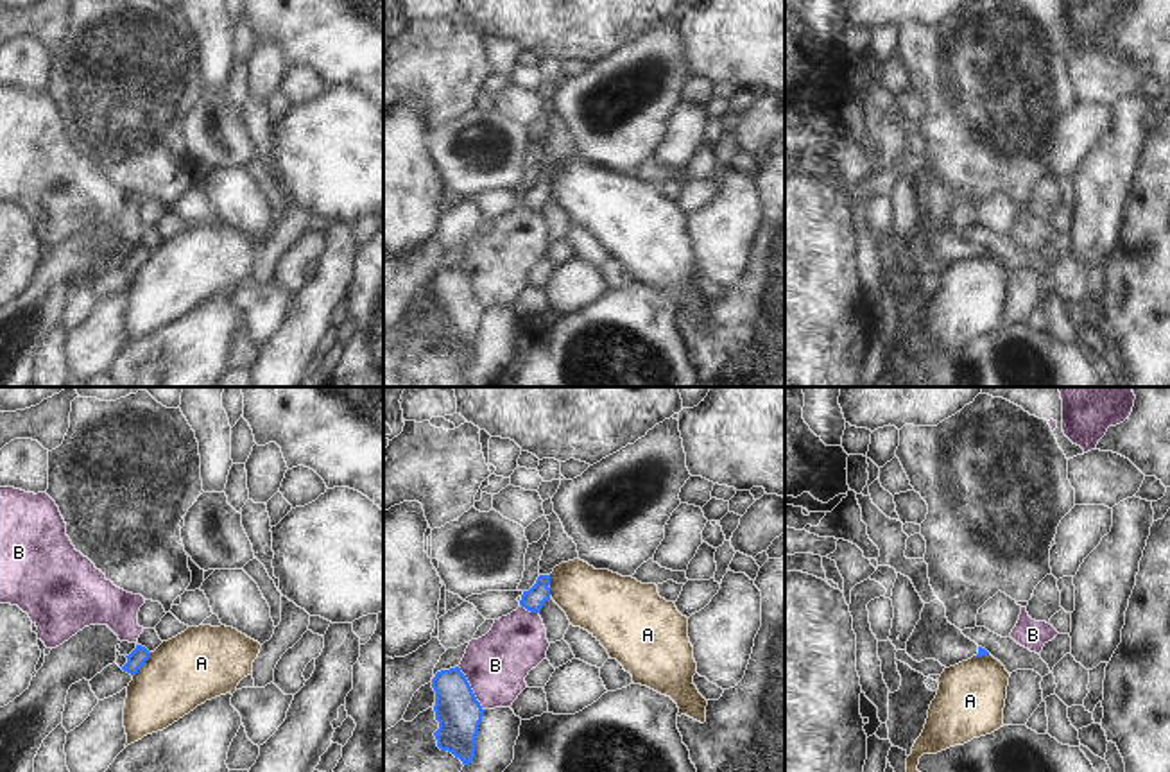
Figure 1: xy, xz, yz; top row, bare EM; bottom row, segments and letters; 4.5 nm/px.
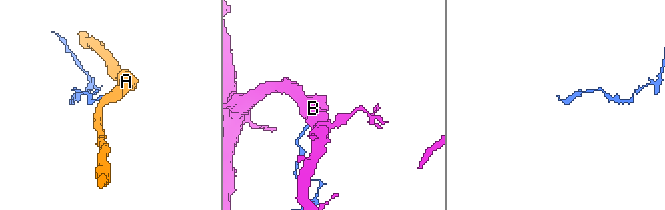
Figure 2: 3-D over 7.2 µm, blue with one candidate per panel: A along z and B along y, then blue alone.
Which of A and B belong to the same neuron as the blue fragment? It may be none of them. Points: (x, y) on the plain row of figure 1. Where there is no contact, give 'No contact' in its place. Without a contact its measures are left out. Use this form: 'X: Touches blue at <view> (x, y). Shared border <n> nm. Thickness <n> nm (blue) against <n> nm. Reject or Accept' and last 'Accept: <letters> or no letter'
A: Touches blue at xy (144, 262). Shared border 140 nm. Thickness 80 nm (blue) against 320 nm. Reject
B: Touches blue at xz (470, 287). Shared border 240 nm. Thickness 200 nm (blue) against 280 nm. Reject
Accept: no letter.

